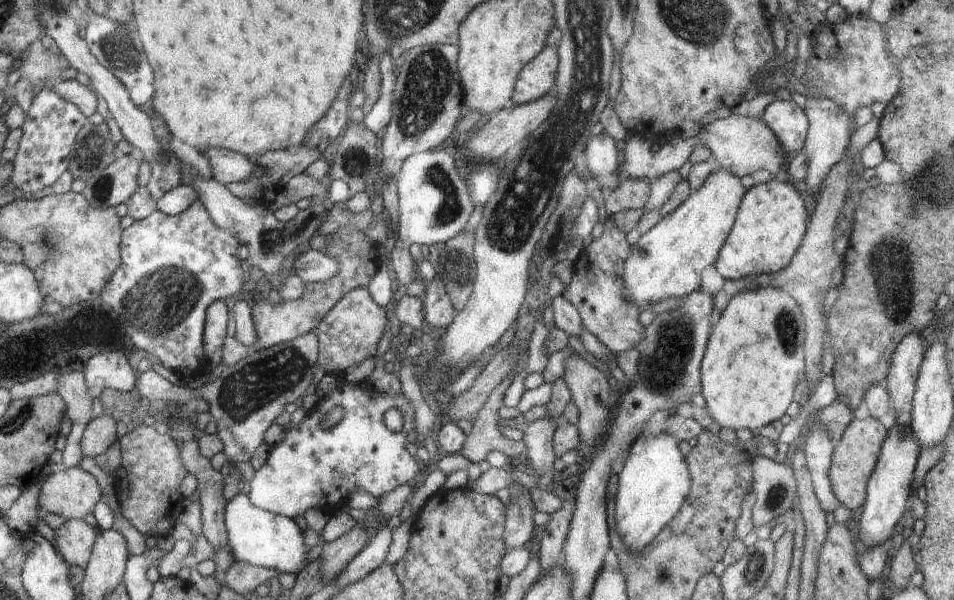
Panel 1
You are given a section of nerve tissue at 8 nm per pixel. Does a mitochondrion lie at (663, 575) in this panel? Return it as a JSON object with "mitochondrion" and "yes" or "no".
{"mitochondrion":"yes"}

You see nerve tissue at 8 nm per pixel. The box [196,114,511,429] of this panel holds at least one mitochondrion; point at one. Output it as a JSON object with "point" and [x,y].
{"point":[260,382]}

